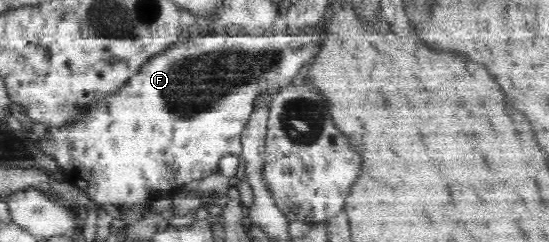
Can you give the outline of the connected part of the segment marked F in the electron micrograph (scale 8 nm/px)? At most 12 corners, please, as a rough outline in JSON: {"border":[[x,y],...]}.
{"border":[[216,28],[148,59],[40,149],[99,206],[241,154],[326,40]]}

